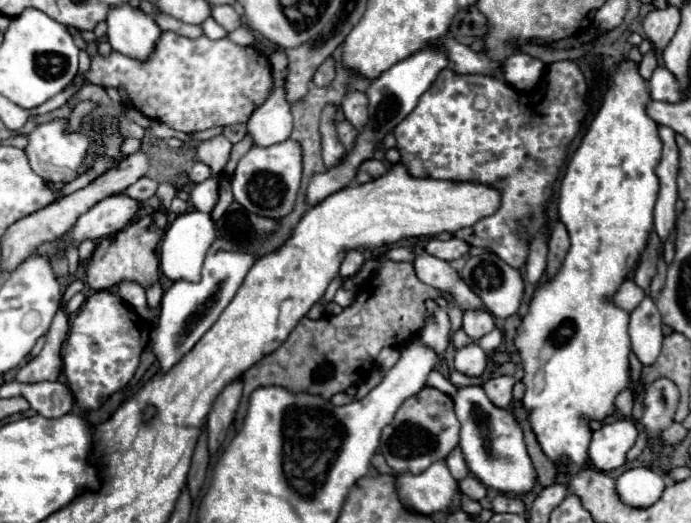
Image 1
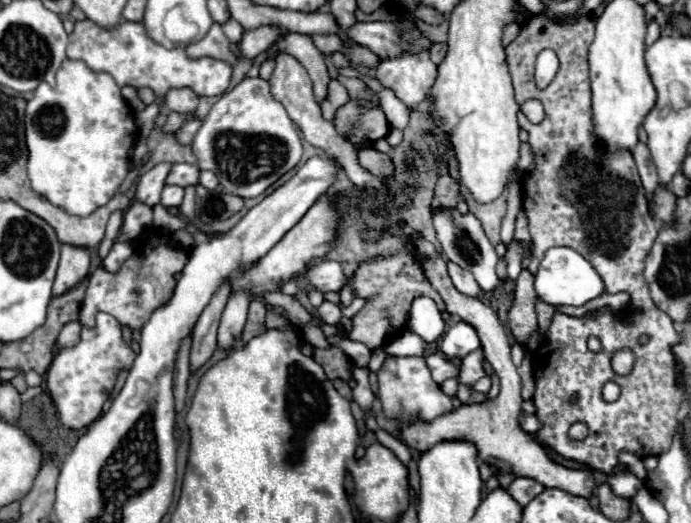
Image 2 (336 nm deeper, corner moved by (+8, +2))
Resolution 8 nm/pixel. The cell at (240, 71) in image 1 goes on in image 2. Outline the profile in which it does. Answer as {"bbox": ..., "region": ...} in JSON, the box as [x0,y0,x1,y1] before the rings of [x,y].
{"bbox":[67,19,233,99],"region":[[[89,19],[75,21],[75,29],[69,35],[67,57],[85,61],[91,71],[97,71],[97,73],[103,71],[113,75],[119,87],[125,87],[125,85],[131,85],[135,89],[151,87],[157,99],[165,99],[165,93],[171,87],[191,87],[197,95],[219,97],[227,91],[231,83],[231,71],[233,71],[229,63],[219,59],[211,59],[211,57],[189,59],[183,47],[165,49],[163,45],[147,37],[141,23],[125,21],[125,19],[119,21],[117,29],[101,29],[97,23]]]}

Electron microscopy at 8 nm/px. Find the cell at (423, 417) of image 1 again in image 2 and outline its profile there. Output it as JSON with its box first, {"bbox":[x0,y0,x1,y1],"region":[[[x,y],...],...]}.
{"bbox":[377,357,453,425],"region":[[[387,357],[381,369],[377,371],[379,377],[379,399],[383,403],[383,411],[387,417],[407,425],[415,417],[423,421],[433,421],[435,417],[453,409],[451,397],[447,397],[439,385],[431,379],[429,367],[425,365],[423,357]]]}

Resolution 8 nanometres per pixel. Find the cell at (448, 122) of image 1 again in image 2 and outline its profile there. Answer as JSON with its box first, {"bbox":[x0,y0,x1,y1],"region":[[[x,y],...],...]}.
{"bbox":[377,51,437,107],"region":[[[405,51],[395,59],[381,61],[377,67],[377,79],[393,89],[407,107],[413,107],[427,97],[435,77],[437,65],[431,61],[429,51]]]}

